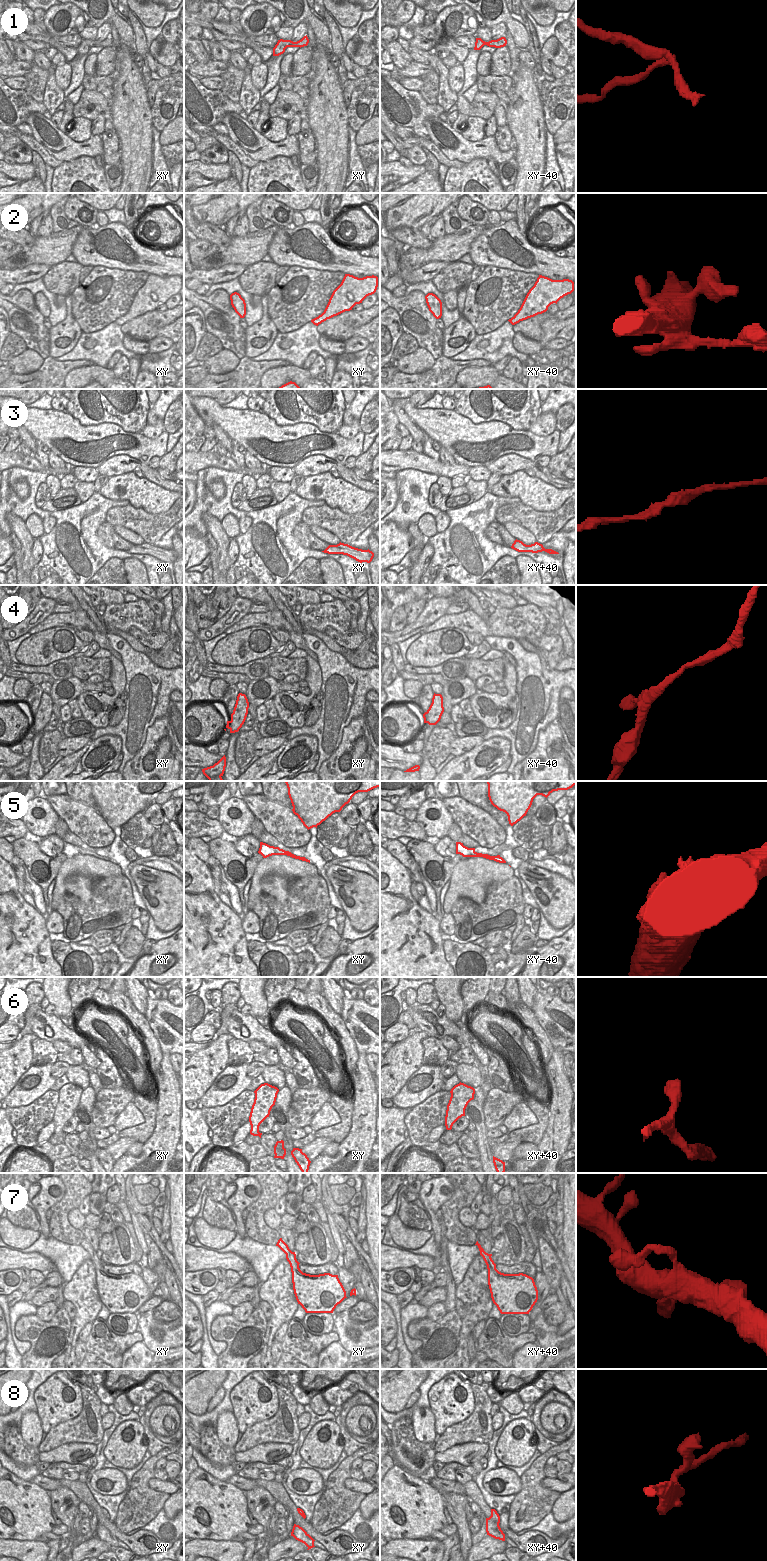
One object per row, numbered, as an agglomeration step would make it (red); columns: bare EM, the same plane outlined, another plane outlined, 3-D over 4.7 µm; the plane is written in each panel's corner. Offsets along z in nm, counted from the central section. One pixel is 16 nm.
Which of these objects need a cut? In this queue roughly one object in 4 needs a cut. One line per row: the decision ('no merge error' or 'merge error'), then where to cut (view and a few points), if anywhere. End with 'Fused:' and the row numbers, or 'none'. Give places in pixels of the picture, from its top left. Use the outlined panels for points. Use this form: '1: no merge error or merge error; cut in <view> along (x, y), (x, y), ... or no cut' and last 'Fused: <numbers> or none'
1: merge error; cut in xy along (295, 42), (291, 46)
2: no merge error; no cut
3: no merge error; no cut
4: no merge error; no cut
5: no merge error; no cut
6: no merge error; no cut
7: no merge error; no cut
8: no merge error; no cut
Fused: 1

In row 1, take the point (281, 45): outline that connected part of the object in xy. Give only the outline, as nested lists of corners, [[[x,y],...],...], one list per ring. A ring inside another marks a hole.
[[[278,40],[277,44],[273,48],[273,56],[279,56],[285,52],[287,47],[292,47],[292,44],[295,43],[291,40]]]

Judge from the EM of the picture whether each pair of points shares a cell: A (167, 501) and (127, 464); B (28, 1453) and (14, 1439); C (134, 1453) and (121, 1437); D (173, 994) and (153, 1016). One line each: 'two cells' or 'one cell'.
A: two cells
B: one cell
C: one cell
D: two cells

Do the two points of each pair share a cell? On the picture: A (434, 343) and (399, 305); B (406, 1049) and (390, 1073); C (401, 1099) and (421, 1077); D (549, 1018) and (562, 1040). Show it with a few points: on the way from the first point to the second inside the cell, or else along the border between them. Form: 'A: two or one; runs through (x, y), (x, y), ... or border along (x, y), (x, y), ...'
A: one; runs through (427, 331), (415, 318), (414, 310), (411, 308)
B: one; runs through (406, 1055), (396, 1067)
C: one; runs through (406, 1094), (418, 1082)
D: one; runs through (554, 1023), (563, 1032), (563, 1035)

